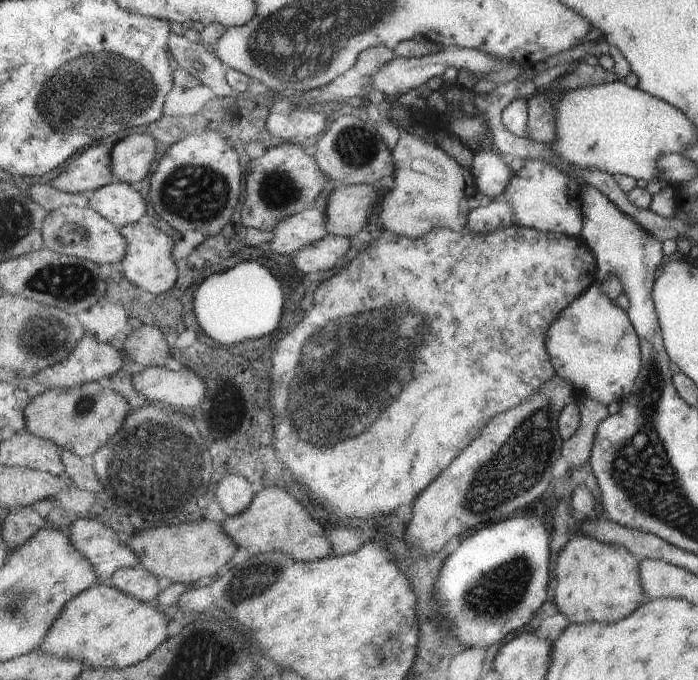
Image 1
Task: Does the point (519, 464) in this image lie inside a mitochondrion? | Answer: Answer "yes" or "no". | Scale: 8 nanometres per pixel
yes

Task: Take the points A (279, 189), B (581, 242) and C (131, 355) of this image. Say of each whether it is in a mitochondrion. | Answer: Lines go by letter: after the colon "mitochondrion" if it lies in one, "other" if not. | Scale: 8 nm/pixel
A: mitochondrion
B: other
C: other

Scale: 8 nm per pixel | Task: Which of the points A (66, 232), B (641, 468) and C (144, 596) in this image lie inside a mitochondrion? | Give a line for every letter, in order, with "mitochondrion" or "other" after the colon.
A: mitochondrion
B: mitochondrion
C: other

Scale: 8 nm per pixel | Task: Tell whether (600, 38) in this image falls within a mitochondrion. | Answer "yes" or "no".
no

